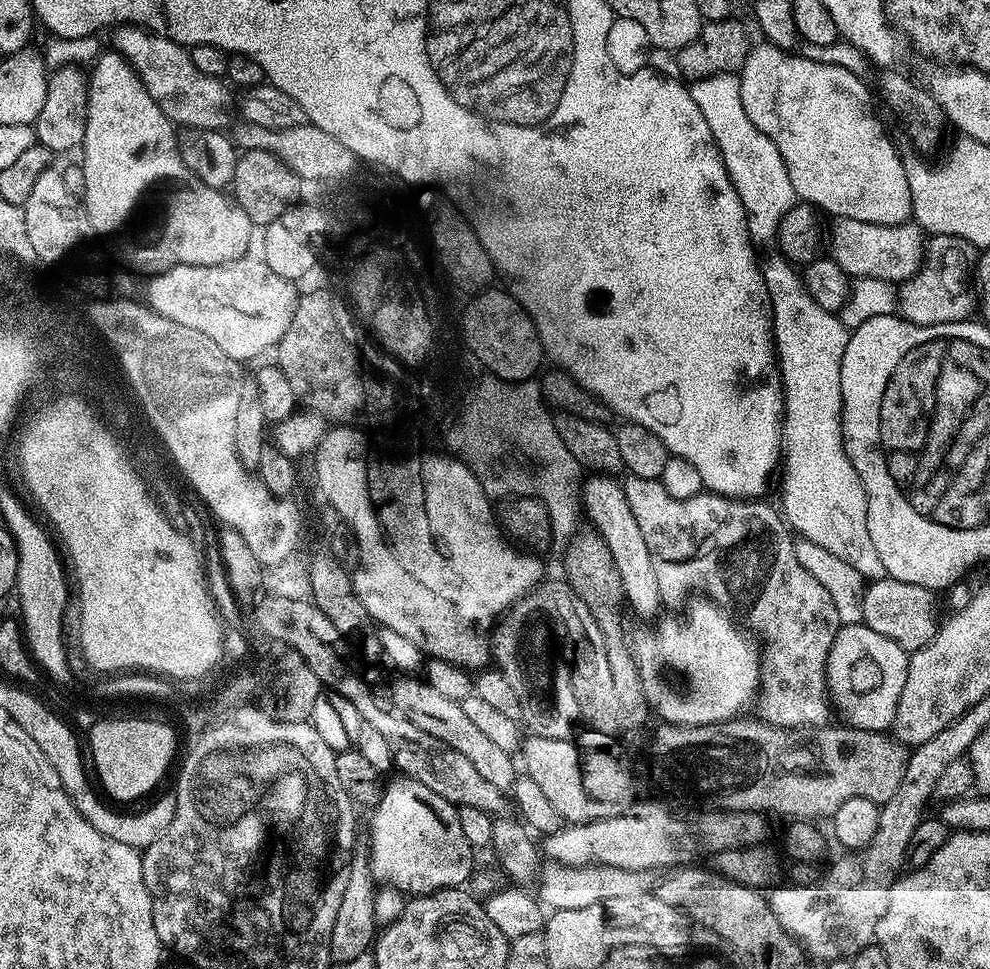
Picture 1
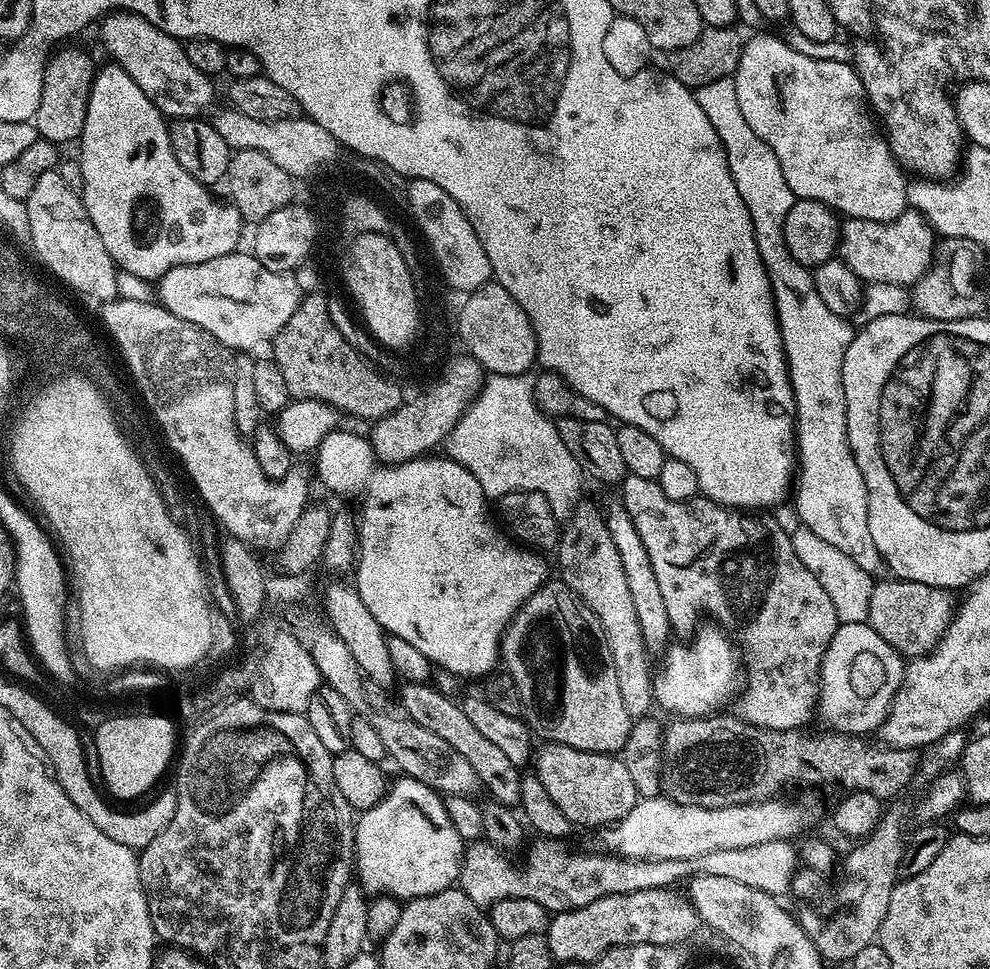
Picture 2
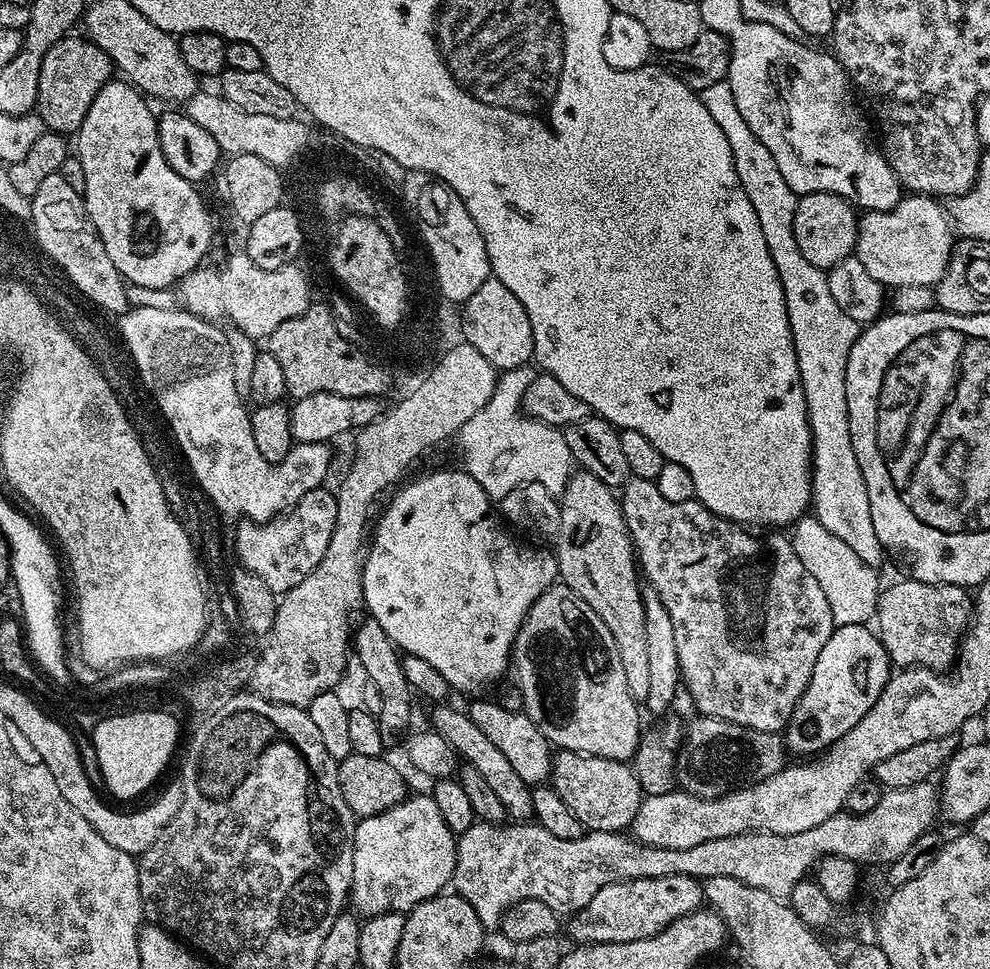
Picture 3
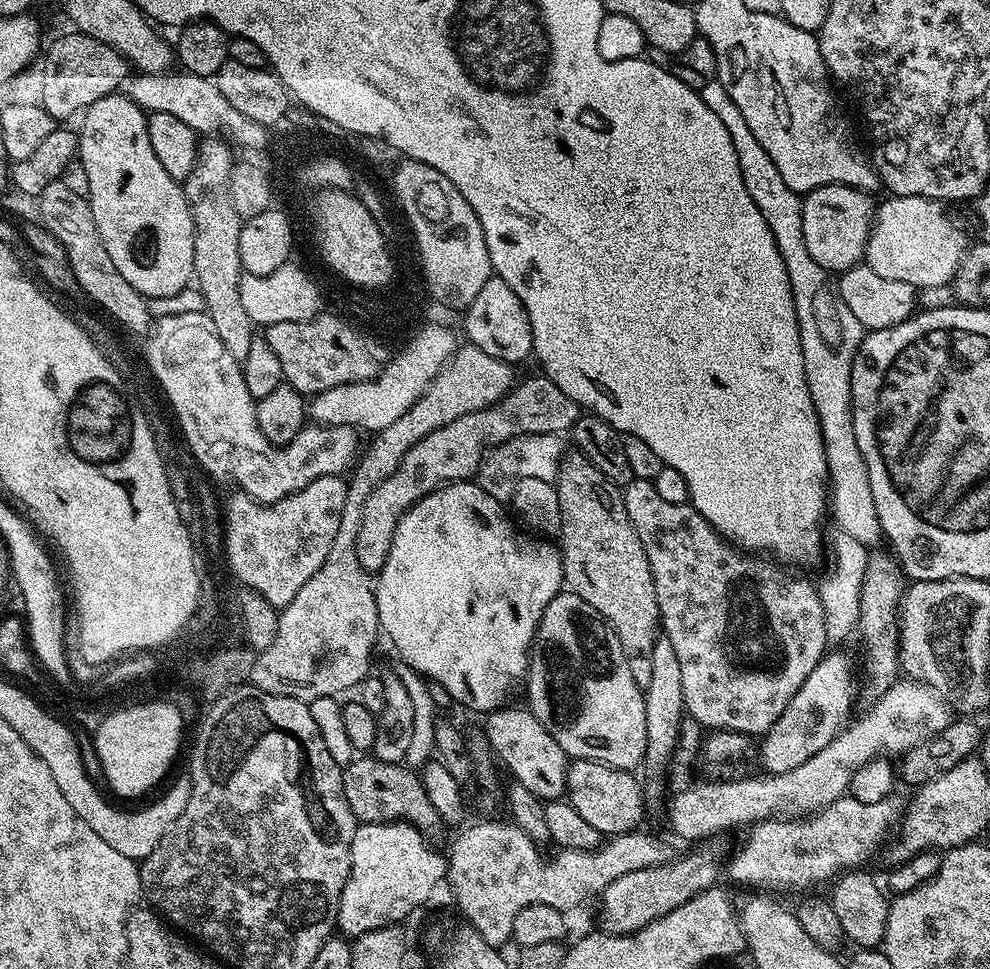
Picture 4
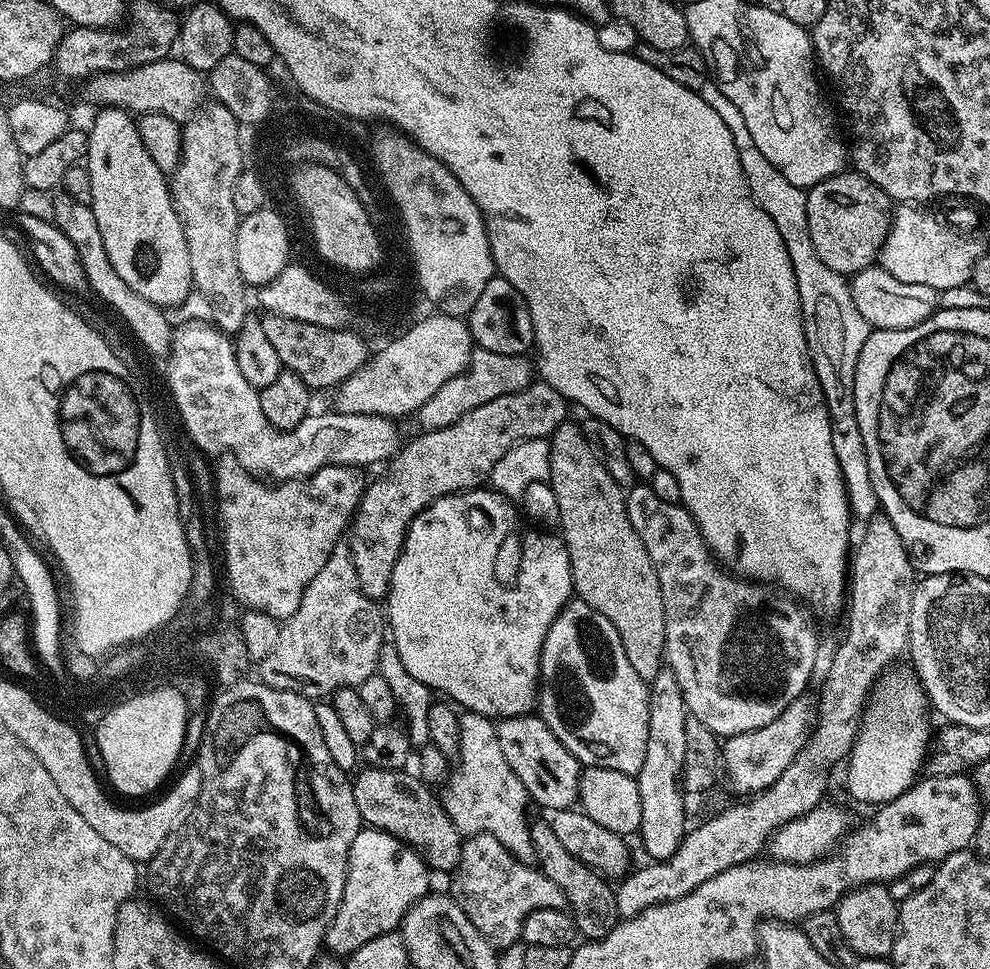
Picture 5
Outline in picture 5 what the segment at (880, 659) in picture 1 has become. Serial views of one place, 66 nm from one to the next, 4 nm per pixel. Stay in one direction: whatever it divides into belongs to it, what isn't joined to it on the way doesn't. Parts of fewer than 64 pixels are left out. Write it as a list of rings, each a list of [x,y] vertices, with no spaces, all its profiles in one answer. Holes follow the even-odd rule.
[[[811,695],[799,696],[774,722],[766,722],[758,730],[750,730],[746,734],[727,737],[722,748],[722,768],[728,771],[728,784],[736,792],[759,794],[765,792],[773,782],[782,778],[782,770],[794,762],[794,758],[808,741],[810,729],[816,725],[818,704]]]

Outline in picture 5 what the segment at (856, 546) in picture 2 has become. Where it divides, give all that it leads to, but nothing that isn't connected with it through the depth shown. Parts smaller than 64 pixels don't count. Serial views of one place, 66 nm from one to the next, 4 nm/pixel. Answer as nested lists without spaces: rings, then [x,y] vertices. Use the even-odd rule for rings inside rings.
[[[709,82],[701,86],[698,95],[703,98],[706,106],[710,106],[710,110],[714,114],[718,114],[718,118],[722,122],[726,122],[728,135],[734,138],[736,158],[742,162],[744,183],[752,191],[755,207],[759,208],[761,213],[768,217],[771,224],[776,227],[776,232],[782,234],[785,253],[792,263],[794,286],[800,292],[802,334],[808,343],[810,367],[815,370],[816,382],[822,386],[824,391],[826,415],[832,419],[830,422],[832,456],[838,458],[840,479],[848,495],[848,506],[851,515],[855,519],[857,516],[860,522],[867,522],[868,519],[877,513],[880,503],[874,494],[874,482],[870,482],[870,462],[866,462],[866,446],[862,442],[862,430],[858,430],[858,414],[854,406],[854,390],[852,387],[854,386],[856,359],[866,342],[870,326],[866,322],[866,318],[862,318],[862,314],[858,314],[858,306],[854,306],[851,283],[841,273],[830,270],[830,266],[826,266],[826,262],[822,262],[822,258],[818,258],[818,254],[810,242],[810,230],[808,229],[808,219],[806,218],[807,191],[794,186],[794,182],[789,182],[785,176],[778,174],[778,170],[774,170],[774,166],[770,166],[770,162],[766,162],[766,158],[762,158],[762,153],[759,152],[758,146],[754,146],[754,138],[750,138],[750,130],[746,130],[746,122],[742,122],[742,113],[738,111],[738,106],[734,106],[734,102],[730,102],[730,98],[726,98],[726,94],[722,94],[722,90],[715,82]]]

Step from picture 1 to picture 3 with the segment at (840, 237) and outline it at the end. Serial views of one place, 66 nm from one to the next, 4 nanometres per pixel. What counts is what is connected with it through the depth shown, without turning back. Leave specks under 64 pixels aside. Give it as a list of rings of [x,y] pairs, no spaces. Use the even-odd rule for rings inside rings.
[[[908,194],[901,198],[888,212],[865,211],[859,217],[856,230],[856,246],[854,255],[858,262],[880,284],[895,290],[904,286],[934,286],[948,269],[952,257],[954,229],[952,221],[943,207],[939,208],[933,197],[923,194]]]

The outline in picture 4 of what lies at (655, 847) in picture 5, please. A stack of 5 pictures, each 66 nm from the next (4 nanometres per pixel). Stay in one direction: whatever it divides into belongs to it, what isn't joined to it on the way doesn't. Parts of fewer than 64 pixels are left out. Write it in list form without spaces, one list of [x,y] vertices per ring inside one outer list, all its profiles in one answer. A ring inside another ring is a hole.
[[[662,634],[657,635],[654,642],[650,686],[646,686],[642,691],[644,693],[644,705],[646,706],[646,754],[644,755],[642,772],[645,772],[652,779],[646,784],[647,795],[652,797],[660,792],[661,781],[665,779],[668,765],[676,749],[680,724],[686,718],[682,670],[678,667],[678,653],[674,651],[670,638],[666,638]]]

